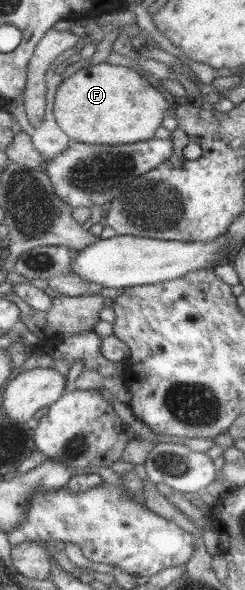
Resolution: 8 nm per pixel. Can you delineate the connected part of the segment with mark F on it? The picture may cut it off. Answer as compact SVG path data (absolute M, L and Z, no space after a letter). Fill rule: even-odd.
M105 61L83 66L68 78L61 79L61 84L56 87L53 100L53 116L56 125L63 134L66 134L69 141L84 144L132 144L132 142L154 138L155 131L161 126L169 105L153 85L151 79L138 75L129 67L112 65Z

